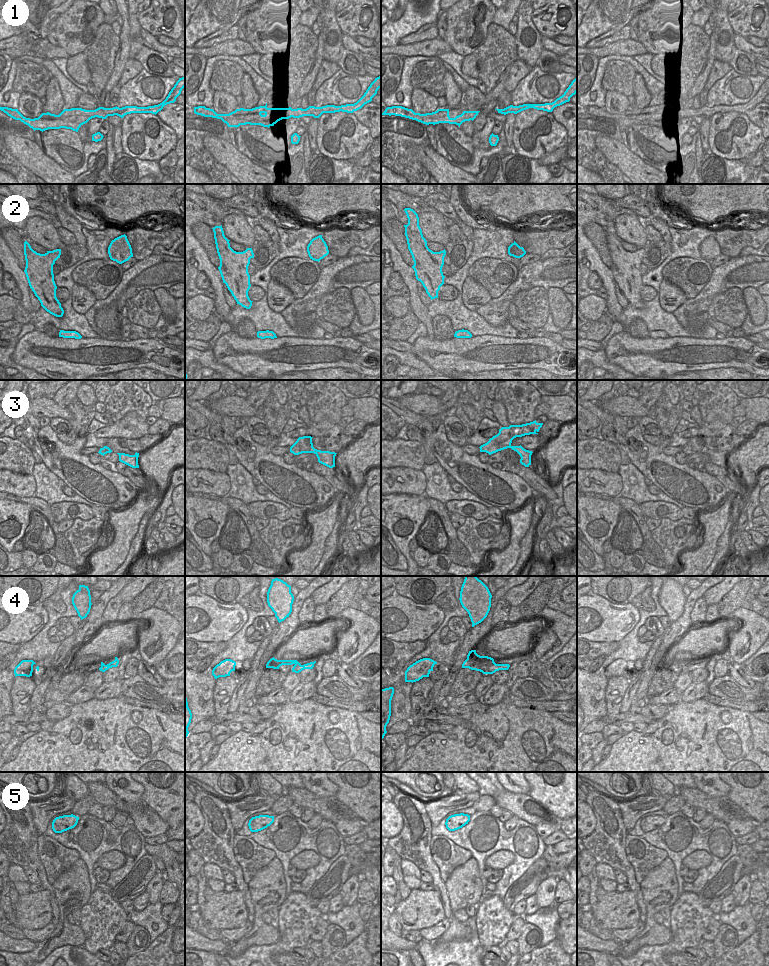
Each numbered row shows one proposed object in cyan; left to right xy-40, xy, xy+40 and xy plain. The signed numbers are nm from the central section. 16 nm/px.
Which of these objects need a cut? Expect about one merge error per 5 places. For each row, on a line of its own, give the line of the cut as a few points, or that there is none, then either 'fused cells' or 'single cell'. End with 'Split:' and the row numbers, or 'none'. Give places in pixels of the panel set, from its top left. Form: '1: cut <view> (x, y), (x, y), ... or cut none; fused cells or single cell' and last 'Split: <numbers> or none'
1: cut xy-40 (31, 119), (63, 119), (82, 124); fused cells
2: cut none; single cell
3: cut none; single cell
4: cut none; single cell
5: cut none; single cell
Split: 1

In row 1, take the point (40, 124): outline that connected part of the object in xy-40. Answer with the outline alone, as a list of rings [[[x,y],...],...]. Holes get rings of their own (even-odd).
[[[0,107],[0,110],[6,113],[8,116],[15,120],[20,120],[24,124],[28,125],[30,128],[32,128],[34,131],[35,130],[40,130],[40,131],[45,131],[48,129],[60,129],[60,128],[66,128],[66,129],[71,129],[73,131],[78,132],[79,128],[83,125],[80,123],[75,123],[75,122],[67,122],[64,121],[63,119],[35,119],[32,120],[30,118],[24,117],[18,109],[12,109],[8,107]]]

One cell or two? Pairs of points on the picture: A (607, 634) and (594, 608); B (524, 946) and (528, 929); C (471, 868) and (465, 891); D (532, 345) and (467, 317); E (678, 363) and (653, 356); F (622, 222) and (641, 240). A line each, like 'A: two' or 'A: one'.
A: one
B: one
C: one
D: two
E: one
F: one

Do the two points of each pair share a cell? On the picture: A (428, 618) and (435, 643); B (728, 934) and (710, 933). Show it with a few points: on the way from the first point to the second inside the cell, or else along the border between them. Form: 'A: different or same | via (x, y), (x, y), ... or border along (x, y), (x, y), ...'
A: different | border along (443, 613), (442, 623), (425, 641)
B: different | border along (721, 923), (718, 933), (712, 940)

